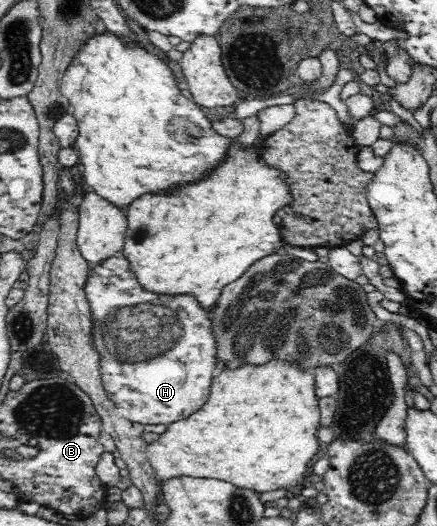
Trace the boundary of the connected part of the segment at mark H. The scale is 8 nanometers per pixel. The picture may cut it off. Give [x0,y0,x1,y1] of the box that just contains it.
[85,253,218,426]

